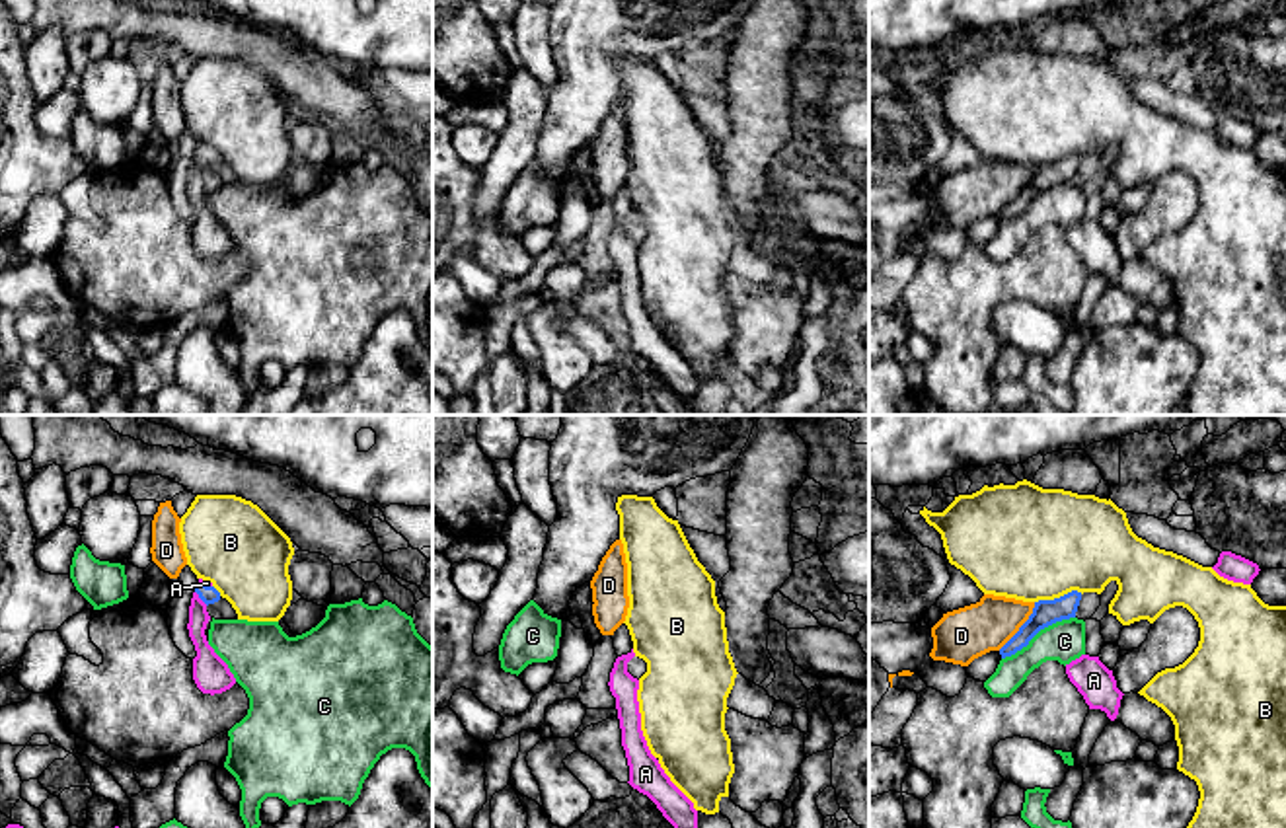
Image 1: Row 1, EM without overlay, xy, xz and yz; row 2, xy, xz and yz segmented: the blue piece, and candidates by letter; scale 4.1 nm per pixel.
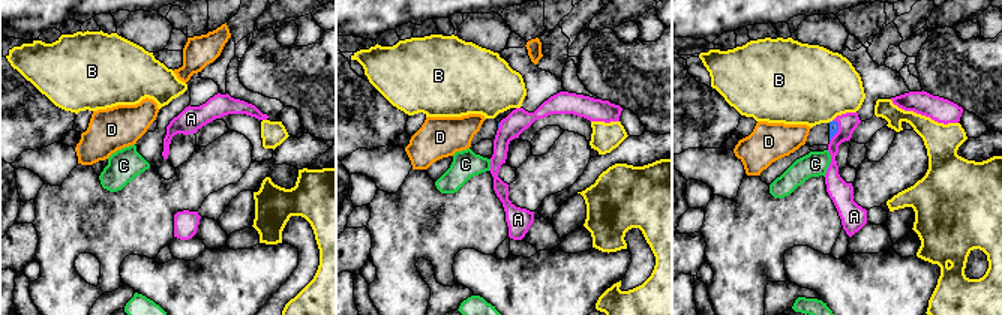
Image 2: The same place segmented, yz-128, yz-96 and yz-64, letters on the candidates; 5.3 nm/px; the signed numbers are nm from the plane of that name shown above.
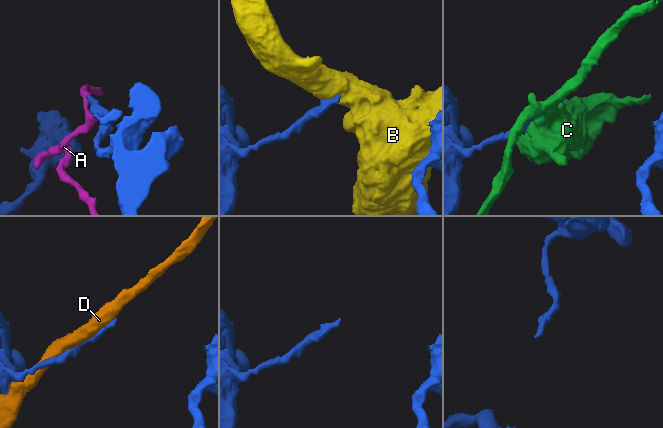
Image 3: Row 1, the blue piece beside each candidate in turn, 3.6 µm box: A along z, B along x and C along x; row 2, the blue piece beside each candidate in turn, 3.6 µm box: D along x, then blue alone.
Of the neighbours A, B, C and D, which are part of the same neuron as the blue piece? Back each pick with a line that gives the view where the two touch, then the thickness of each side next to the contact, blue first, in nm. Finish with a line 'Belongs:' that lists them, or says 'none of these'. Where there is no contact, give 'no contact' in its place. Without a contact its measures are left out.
A: contact in xy; calibres 80 and 90 nm
Belongs: A

